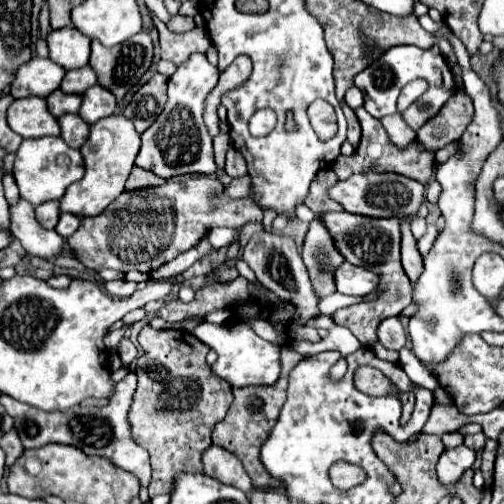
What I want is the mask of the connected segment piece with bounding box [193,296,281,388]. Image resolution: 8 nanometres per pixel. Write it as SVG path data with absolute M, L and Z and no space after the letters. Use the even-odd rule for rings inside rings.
M239 298L233 304L233 322L223 322L223 324L199 324L193 334L197 334L209 348L213 348L219 358L215 364L211 364L211 374L219 376L221 380L227 380L233 388L243 388L245 384L275 384L281 374L281 344L277 342L267 342L259 338L253 328L247 324L247 318L257 318L261 316L263 308L263 320L271 320L267 316L267 306L257 302L255 298Z

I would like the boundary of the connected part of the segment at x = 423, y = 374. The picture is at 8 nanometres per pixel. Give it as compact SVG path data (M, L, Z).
M403 348L403 350L399 352L399 366L407 372L407 376L409 376L415 384L419 384L419 386L423 386L423 388L429 388L429 390L435 390L435 388L439 386L437 380L435 380L435 376L421 366L419 358L411 352L411 348Z

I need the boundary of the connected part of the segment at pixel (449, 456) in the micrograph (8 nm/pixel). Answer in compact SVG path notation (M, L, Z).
M457 446L451 450L445 450L437 462L437 476L443 484L453 484L459 480L459 476L471 468L475 462L475 450L467 446Z

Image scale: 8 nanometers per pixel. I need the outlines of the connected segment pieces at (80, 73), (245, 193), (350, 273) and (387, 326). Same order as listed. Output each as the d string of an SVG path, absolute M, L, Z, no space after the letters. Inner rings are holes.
M85 66L85 68L69 70L61 82L61 90L67 94L83 94L93 84L97 84L97 76L93 68Z
M250 177L233 178L228 186L225 187L225 194L233 199L242 199L251 197Z
M343 262L335 270L335 286L337 292L347 296L367 296L377 286L379 278L371 270L365 270L361 266L353 266L349 262Z
M397 316L385 318L377 330L379 342L388 350L398 352L406 344L406 333Z

